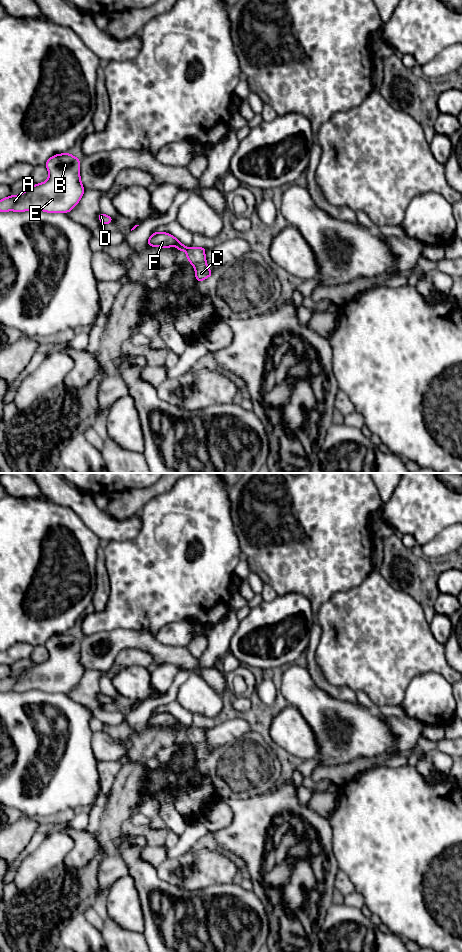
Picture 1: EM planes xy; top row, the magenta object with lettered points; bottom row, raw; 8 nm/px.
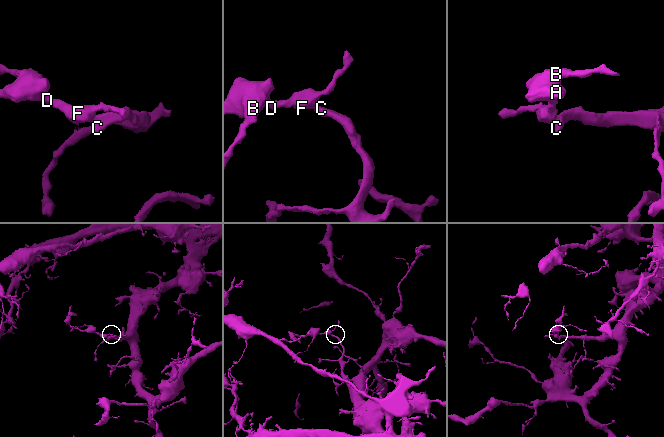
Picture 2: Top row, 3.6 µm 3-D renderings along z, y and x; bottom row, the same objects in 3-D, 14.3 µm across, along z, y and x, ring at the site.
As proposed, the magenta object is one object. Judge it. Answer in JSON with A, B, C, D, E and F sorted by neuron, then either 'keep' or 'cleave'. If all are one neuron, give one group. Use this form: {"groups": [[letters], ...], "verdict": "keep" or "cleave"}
{"groups": [["A", "B", "C", "D", "E", "F"]], "verdict": "keep"}

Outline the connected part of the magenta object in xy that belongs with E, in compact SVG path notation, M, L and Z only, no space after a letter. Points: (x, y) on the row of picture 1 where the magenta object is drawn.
M70 153L55 154L45 166L49 177L45 182L33 184L19 195L10 195L0 200L0 212L25 212L41 210L47 213L69 213L81 200L85 193L80 177L80 159Z

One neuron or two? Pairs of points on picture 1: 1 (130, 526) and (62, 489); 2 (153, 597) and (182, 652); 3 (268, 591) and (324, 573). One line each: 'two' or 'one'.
1: one
2: two
3: two

